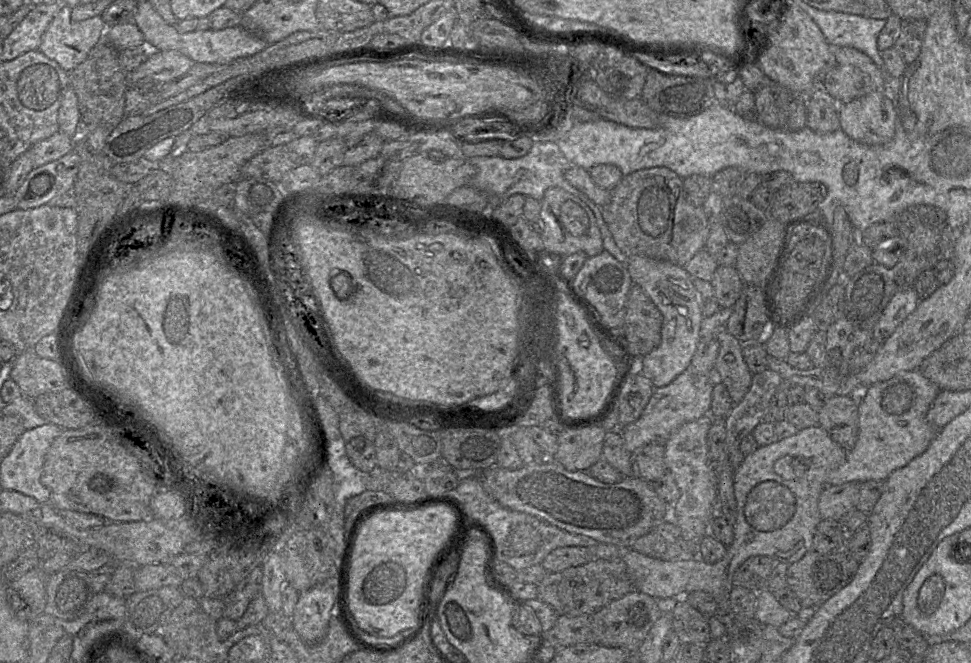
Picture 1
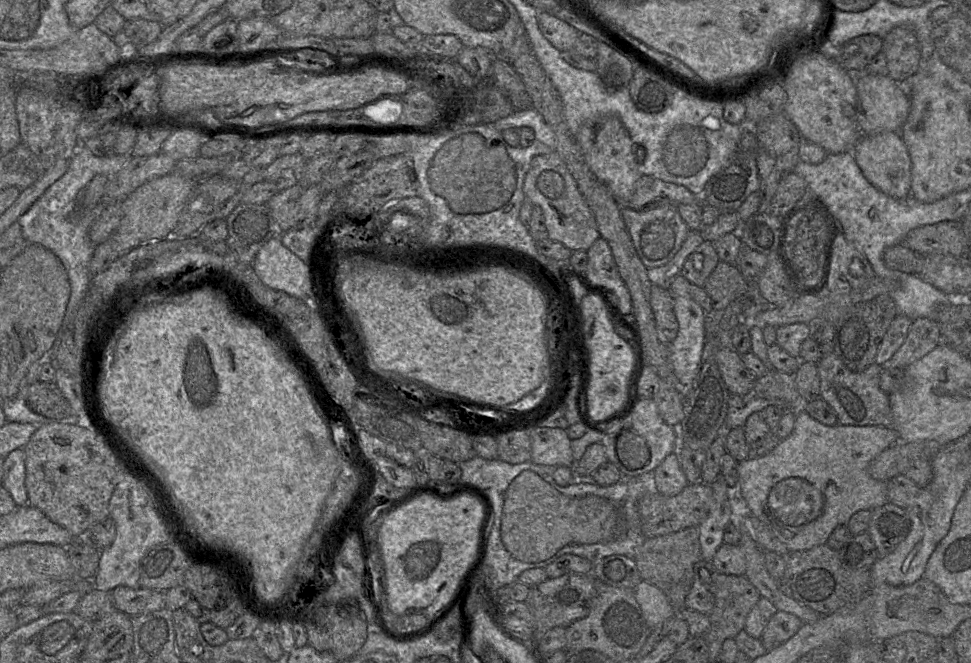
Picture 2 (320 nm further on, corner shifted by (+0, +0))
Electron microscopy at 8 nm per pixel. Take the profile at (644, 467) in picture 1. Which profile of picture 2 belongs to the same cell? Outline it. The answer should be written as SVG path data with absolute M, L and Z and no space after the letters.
M678 452L669 454L654 470L656 491L664 496L676 496L689 484L680 465Z

